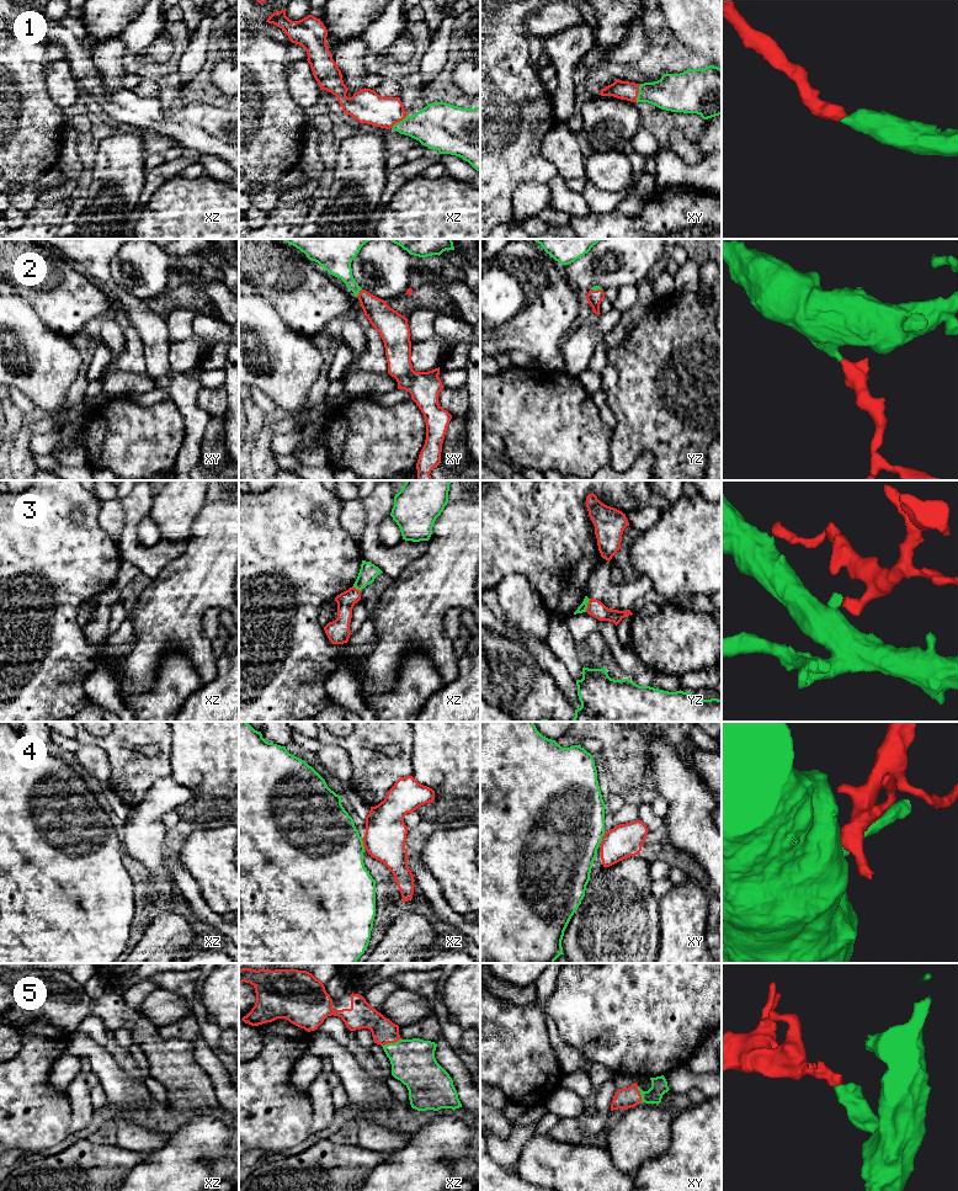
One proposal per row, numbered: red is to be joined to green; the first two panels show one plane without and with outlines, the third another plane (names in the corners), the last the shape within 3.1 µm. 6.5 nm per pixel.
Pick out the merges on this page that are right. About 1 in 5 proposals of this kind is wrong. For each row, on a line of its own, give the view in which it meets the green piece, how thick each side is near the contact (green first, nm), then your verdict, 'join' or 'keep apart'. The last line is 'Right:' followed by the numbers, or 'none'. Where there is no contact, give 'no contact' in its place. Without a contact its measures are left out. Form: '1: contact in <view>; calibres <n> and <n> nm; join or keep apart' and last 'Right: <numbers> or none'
1: contact in xy; calibres 260 and 130 nm; join
2: contact in xy; calibres 180 and 180 nm; join
3: contact in yz; calibres 50 and 110 nm; keep apart
4: contact in xz; calibres 500 and 280 nm; join
5: contact in xz; calibres 280 and 160 nm; join
Right: 1, 2, 4, 5

